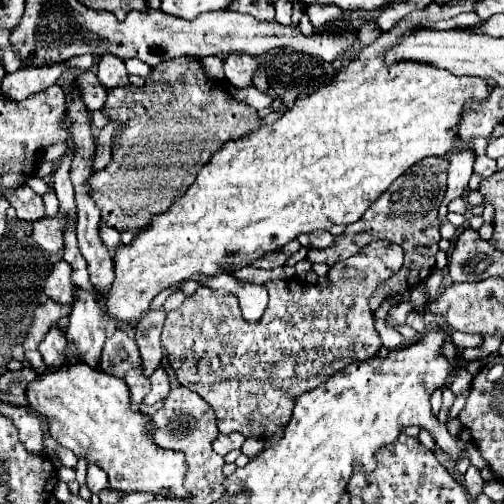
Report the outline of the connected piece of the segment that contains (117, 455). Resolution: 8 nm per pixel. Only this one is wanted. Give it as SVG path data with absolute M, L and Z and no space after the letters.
M70 362L58 370L38 374L32 386L28 386L28 404L32 410L42 414L48 420L50 436L64 448L72 450L78 458L84 458L86 464L100 466L110 480L110 486L122 492L154 492L164 494L164 490L170 490L172 498L188 498L184 484L186 474L186 462L182 452L162 450L158 448L146 434L146 428L152 426L152 418L140 414L130 404L130 392L124 380L114 378L112 374L104 374L98 368L88 368L86 362Z

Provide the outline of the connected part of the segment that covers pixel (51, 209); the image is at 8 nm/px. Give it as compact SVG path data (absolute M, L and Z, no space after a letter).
M50 190L46 194L42 196L44 206L45 206L45 214L47 217L54 217L59 209L59 201L56 197L54 190Z

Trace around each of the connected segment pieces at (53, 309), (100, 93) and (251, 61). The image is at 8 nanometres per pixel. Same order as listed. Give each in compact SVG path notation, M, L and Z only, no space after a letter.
M44 300L38 308L36 308L36 314L34 314L34 322L30 326L30 332L24 340L24 350L36 350L38 344L42 342L42 338L46 336L48 328L52 324L56 324L58 318L62 316L68 316L72 310L72 304L68 306L62 306L62 304L56 304L52 300Z
M82 72L76 76L78 80L78 88L80 88L80 96L84 98L84 104L88 106L90 112L100 110L104 106L106 100L106 90L102 90L98 78L94 72Z
M230 54L224 60L224 74L232 86L244 88L252 84L252 76L258 68L258 60L248 54Z

